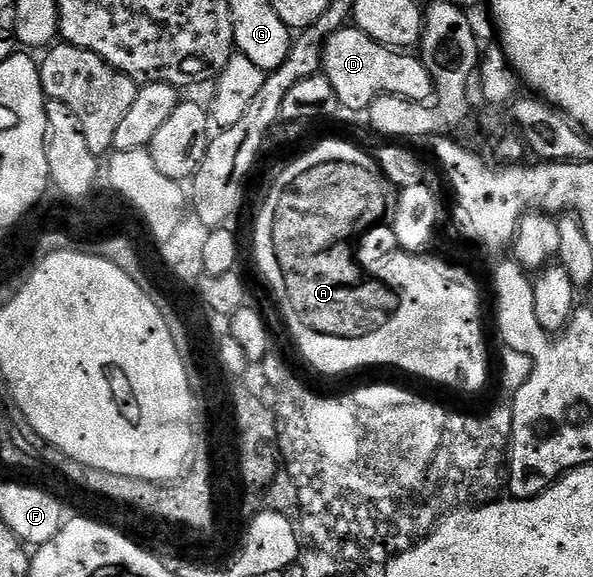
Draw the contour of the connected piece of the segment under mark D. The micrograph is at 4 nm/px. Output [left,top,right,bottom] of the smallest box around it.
[322,25,434,112]

